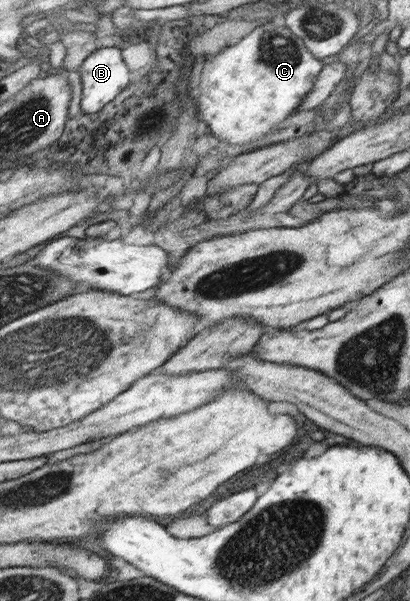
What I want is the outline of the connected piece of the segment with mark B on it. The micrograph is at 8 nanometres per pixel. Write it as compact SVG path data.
M98 46L76 69L81 82L80 112L96 112L128 85L120 49Z

